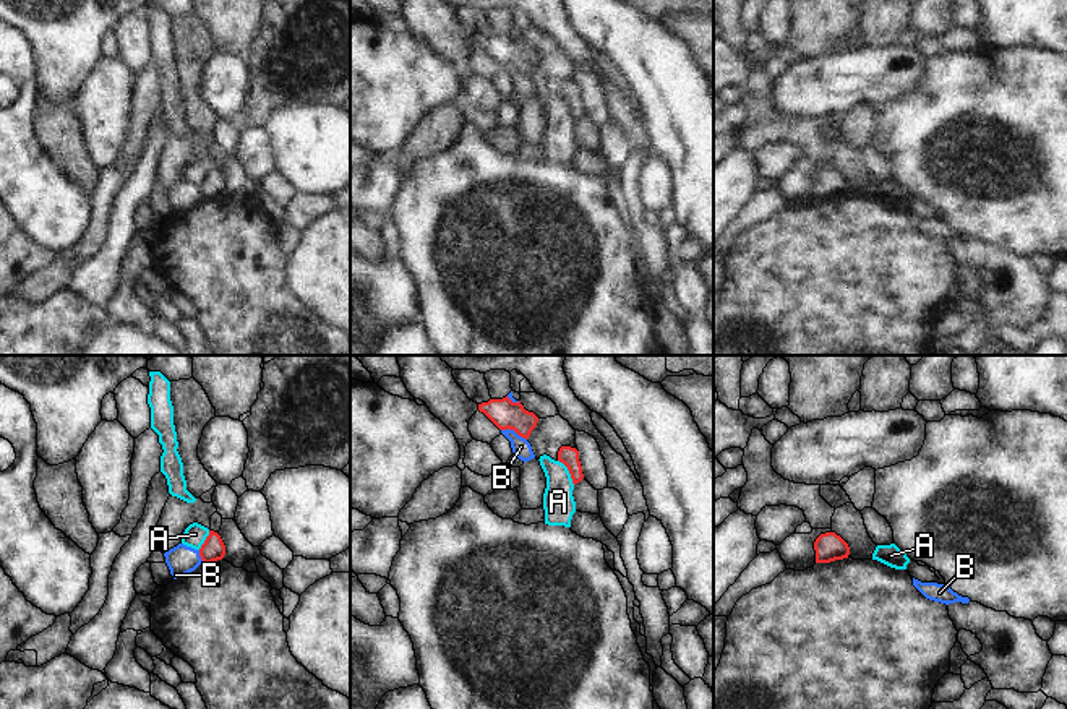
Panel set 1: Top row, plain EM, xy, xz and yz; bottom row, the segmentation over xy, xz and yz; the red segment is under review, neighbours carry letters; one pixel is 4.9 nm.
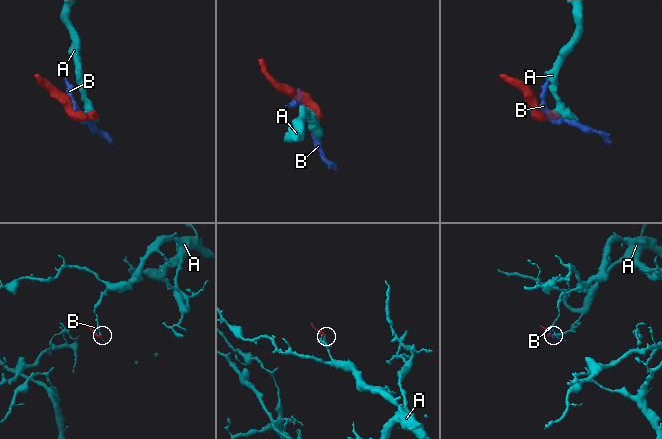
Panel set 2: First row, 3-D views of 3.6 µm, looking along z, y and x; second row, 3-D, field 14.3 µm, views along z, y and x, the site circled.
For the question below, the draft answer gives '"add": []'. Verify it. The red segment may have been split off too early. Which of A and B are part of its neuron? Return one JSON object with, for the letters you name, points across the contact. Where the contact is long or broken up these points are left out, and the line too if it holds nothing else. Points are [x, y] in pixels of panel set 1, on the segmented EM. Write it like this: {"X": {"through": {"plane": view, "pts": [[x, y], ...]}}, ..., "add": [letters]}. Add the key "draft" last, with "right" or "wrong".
{"add": [], "draft": "right"}

